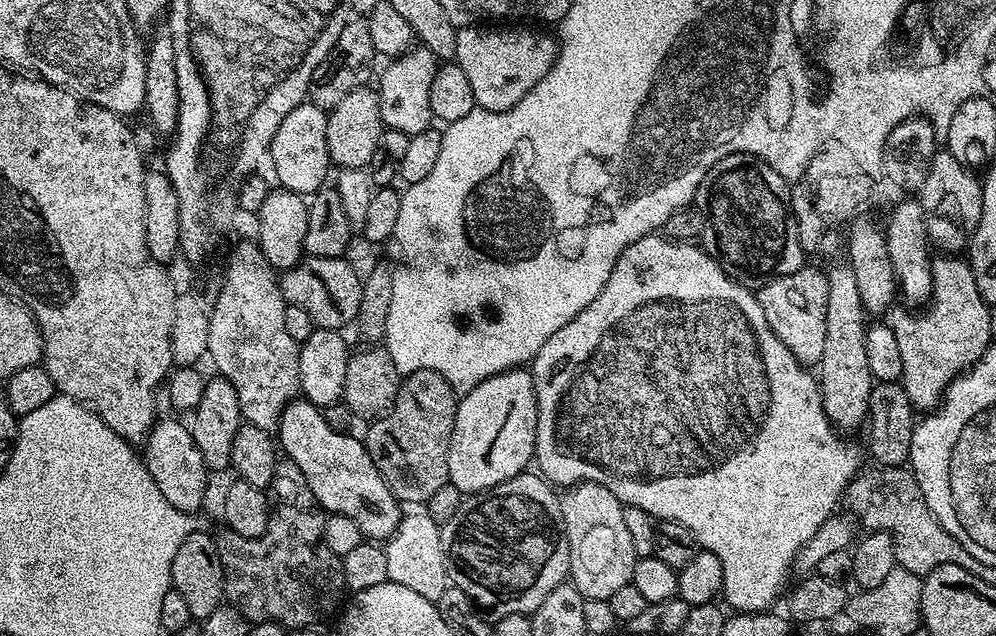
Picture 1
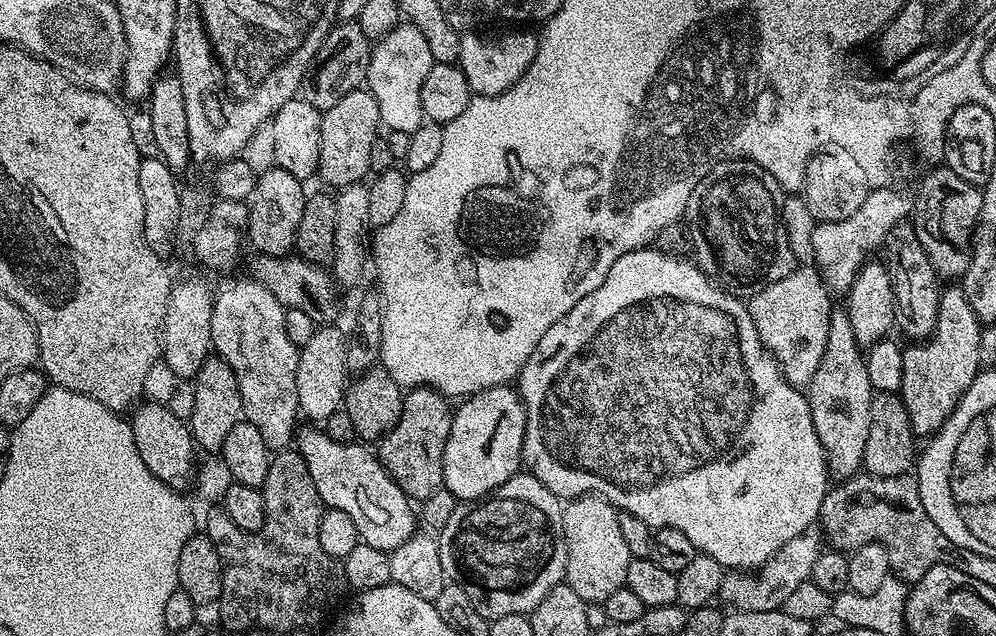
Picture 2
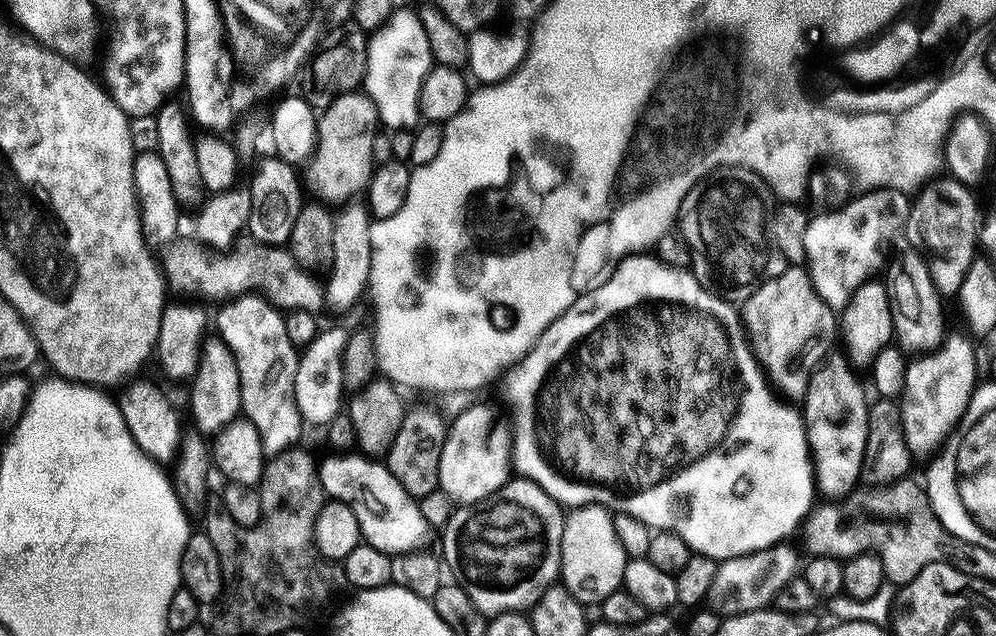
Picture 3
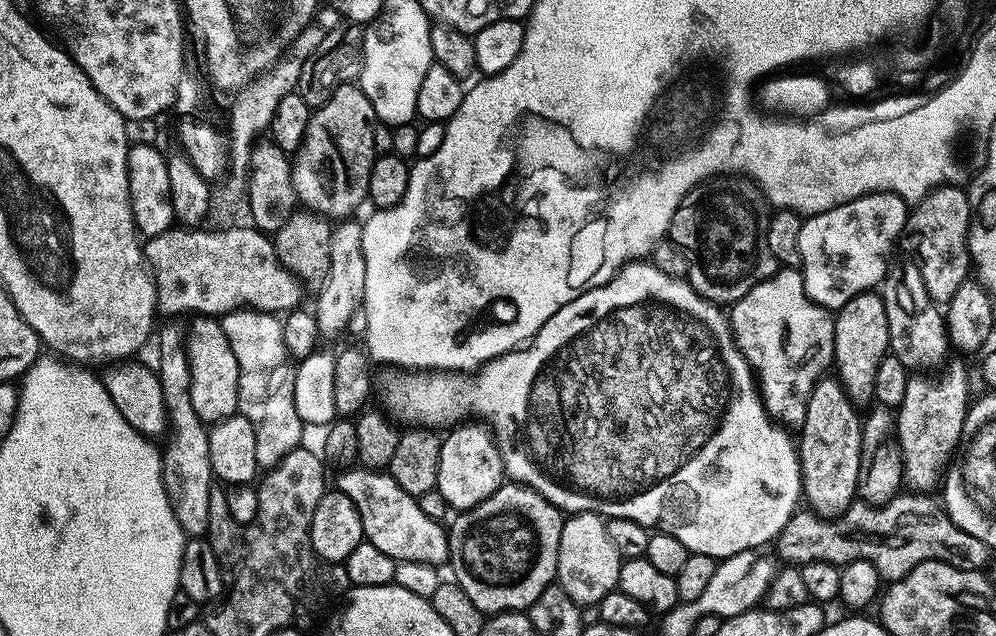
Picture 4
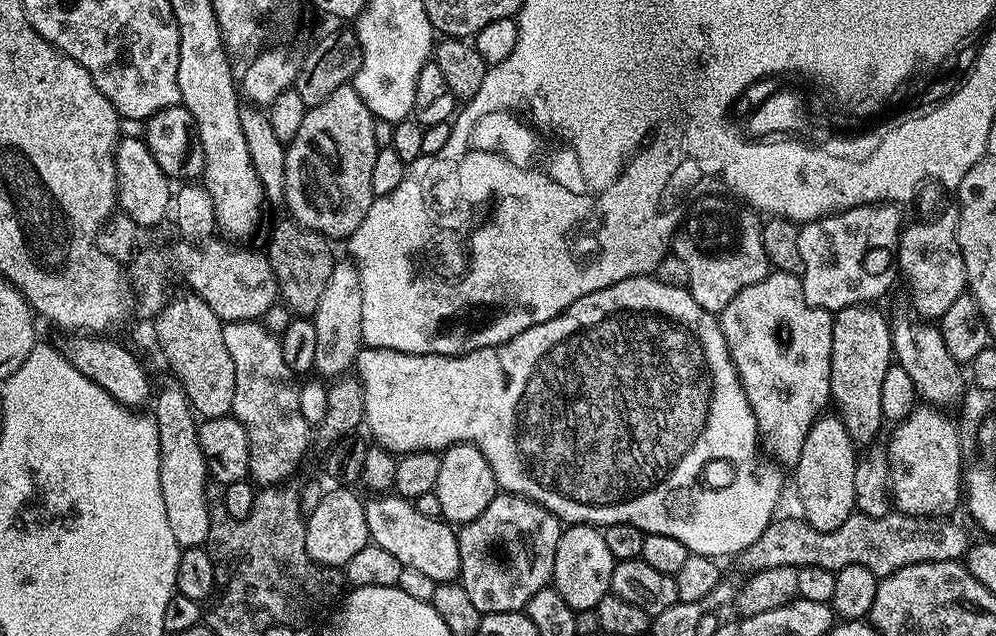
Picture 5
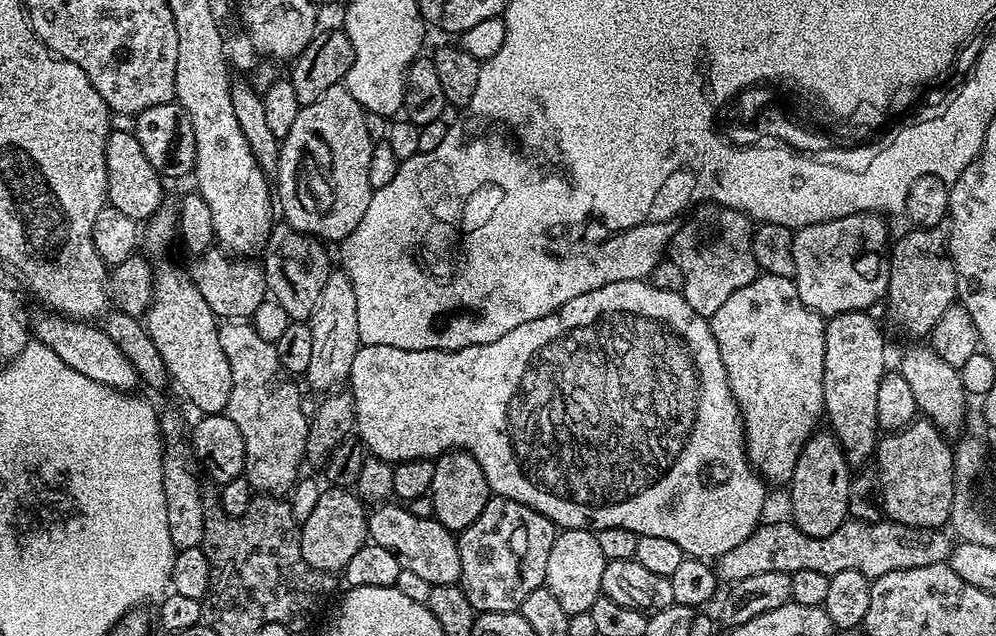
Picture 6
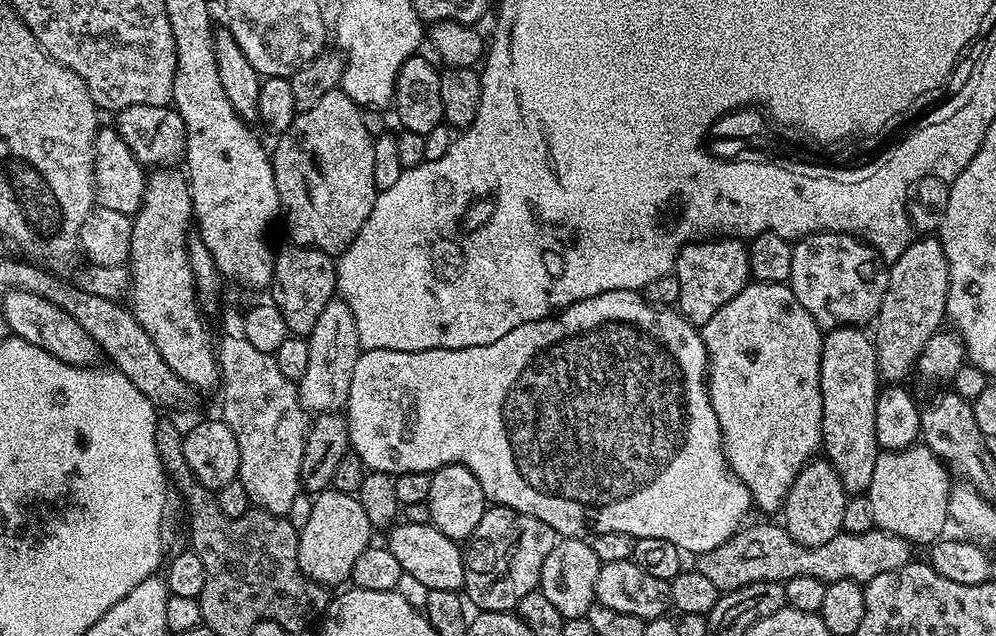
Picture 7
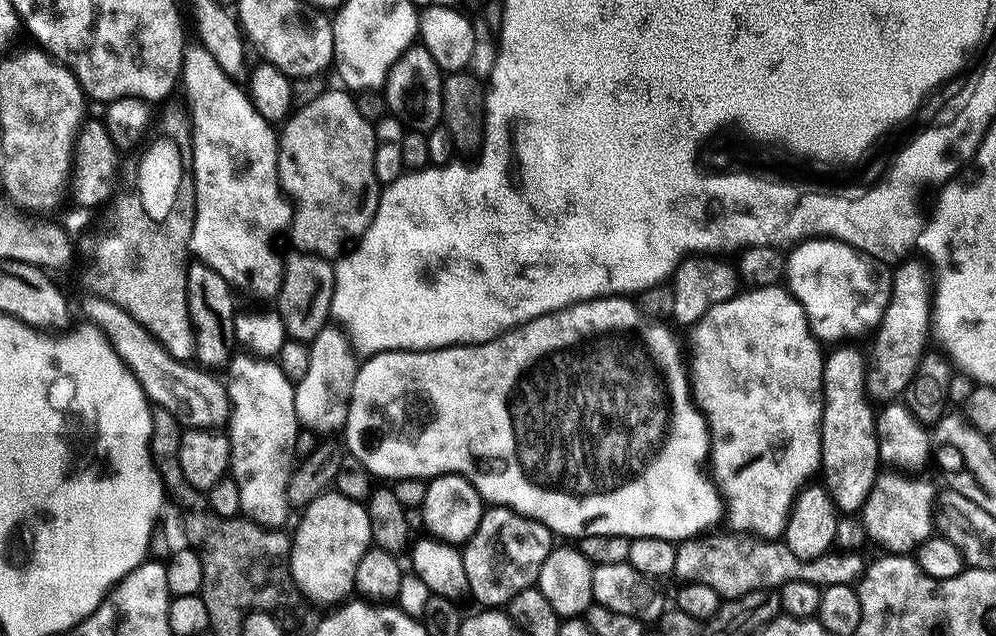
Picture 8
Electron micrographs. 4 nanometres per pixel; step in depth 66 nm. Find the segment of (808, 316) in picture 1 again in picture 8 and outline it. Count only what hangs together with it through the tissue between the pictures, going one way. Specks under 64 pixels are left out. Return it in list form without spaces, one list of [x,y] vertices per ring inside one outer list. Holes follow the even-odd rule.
[[[784,286],[737,291],[726,302],[706,310],[691,332],[690,391],[708,424],[710,475],[726,505],[726,520],[740,534],[783,537],[797,494],[820,472],[825,358],[821,341],[808,325],[800,303]]]

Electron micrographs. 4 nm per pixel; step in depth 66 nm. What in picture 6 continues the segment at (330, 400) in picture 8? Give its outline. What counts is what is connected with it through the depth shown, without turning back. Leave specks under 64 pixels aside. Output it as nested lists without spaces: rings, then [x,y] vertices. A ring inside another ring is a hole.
[[[333,270],[328,275],[326,286],[322,286],[322,298],[310,323],[314,342],[306,380],[309,380],[320,394],[327,394],[349,383],[350,366],[354,366],[354,354],[358,354],[362,343],[358,334],[358,298],[354,298],[354,286],[347,272]]]

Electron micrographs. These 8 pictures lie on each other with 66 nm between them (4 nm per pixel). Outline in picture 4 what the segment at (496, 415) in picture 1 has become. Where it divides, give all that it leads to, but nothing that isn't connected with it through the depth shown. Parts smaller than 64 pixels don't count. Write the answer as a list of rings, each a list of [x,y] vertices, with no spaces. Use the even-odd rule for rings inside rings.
[[[474,422],[453,427],[443,437],[438,458],[438,478],[435,489],[442,494],[449,509],[467,510],[478,506],[505,483],[504,460],[496,442],[480,430]]]

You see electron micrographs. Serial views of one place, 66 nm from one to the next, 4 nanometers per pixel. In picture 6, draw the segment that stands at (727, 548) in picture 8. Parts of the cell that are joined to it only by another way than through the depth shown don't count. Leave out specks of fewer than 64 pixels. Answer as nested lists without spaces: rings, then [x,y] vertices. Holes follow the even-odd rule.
[[[849,518],[826,538],[802,534],[795,524],[784,520],[777,524],[761,523],[749,534],[746,542],[740,542],[734,550],[726,550],[726,554],[715,561],[717,577],[721,581],[735,582],[750,578],[750,574],[767,574],[769,570],[789,574],[798,570],[818,570],[818,574],[827,576],[838,574],[838,570],[858,570],[858,574],[866,574],[869,580],[874,581],[894,570],[943,564],[954,547],[953,537],[947,531],[915,528],[887,518],[875,520],[873,524]]]

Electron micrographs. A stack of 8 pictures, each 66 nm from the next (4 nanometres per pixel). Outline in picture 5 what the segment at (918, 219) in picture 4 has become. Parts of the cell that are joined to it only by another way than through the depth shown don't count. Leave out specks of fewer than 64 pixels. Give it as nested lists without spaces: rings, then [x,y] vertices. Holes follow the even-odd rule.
[[[952,206],[937,214],[933,220],[920,220],[903,229],[896,245],[898,272],[904,275],[908,288],[912,291],[912,304],[922,318],[938,318],[950,310],[950,305],[968,287],[966,262],[958,244],[956,231],[960,221],[959,207]]]

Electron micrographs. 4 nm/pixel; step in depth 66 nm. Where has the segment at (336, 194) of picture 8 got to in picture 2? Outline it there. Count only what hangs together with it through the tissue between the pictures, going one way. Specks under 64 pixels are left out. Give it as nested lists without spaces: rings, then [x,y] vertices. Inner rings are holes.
[[[371,91],[351,92],[338,102],[338,106],[330,106],[330,110],[323,112],[320,118],[319,179],[324,179],[332,190],[361,183],[372,164],[372,143],[376,140],[376,131],[381,131],[381,128],[378,102]]]

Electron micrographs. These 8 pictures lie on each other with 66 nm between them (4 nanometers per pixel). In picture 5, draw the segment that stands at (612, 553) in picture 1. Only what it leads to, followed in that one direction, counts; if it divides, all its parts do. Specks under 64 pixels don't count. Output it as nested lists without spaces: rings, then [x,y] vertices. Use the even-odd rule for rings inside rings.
[[[574,524],[565,527],[558,538],[558,550],[554,554],[554,570],[551,587],[566,598],[577,612],[595,608],[598,598],[610,591],[610,578],[617,560],[606,546],[606,538],[599,527],[591,524]]]

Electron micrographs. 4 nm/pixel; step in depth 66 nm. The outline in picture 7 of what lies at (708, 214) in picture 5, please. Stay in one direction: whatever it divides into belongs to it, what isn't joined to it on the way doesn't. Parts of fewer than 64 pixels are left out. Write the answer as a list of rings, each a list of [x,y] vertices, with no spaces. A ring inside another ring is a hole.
[[[701,238],[681,248],[674,275],[678,278],[678,310],[694,325],[702,326],[750,283],[752,271],[745,241],[740,238]]]

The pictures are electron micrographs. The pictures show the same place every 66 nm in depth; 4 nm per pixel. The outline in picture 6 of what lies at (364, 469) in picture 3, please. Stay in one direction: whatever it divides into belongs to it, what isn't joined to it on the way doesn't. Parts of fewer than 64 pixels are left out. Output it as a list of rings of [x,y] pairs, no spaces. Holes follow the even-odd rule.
[[[384,502],[367,513],[371,543],[386,546],[400,560],[400,567],[414,570],[428,584],[455,584],[460,579],[460,546],[457,537],[436,519],[416,518],[407,507]]]

